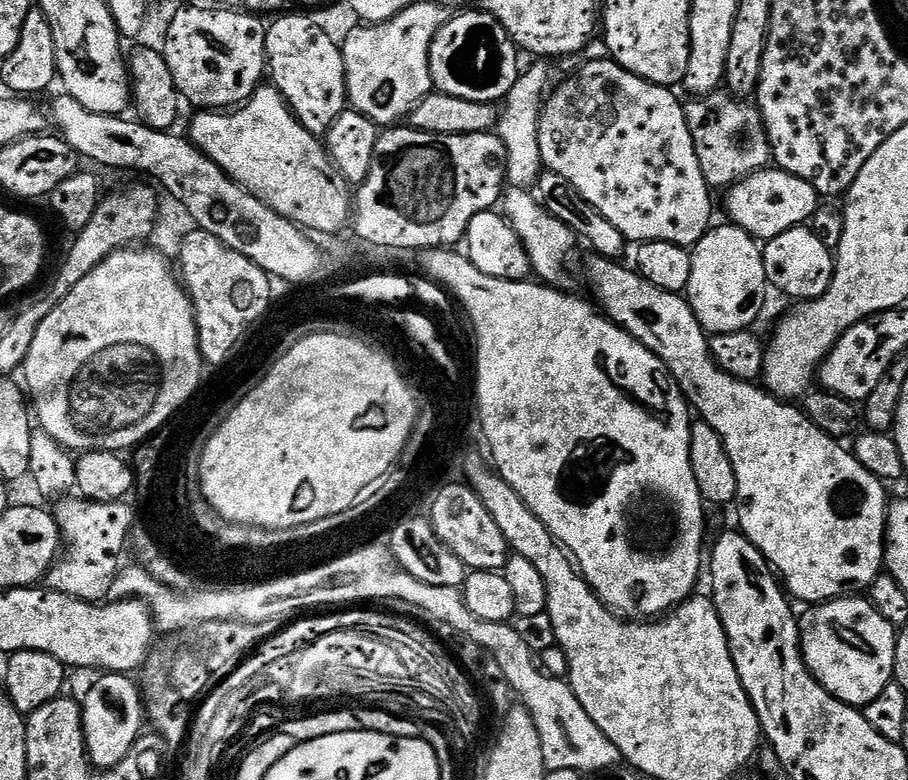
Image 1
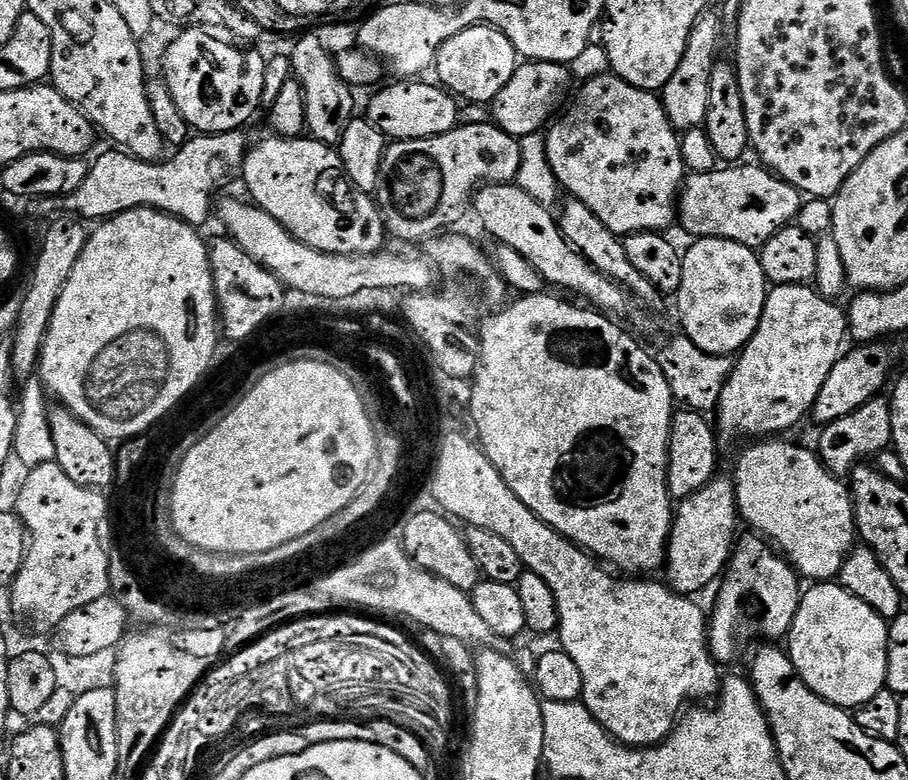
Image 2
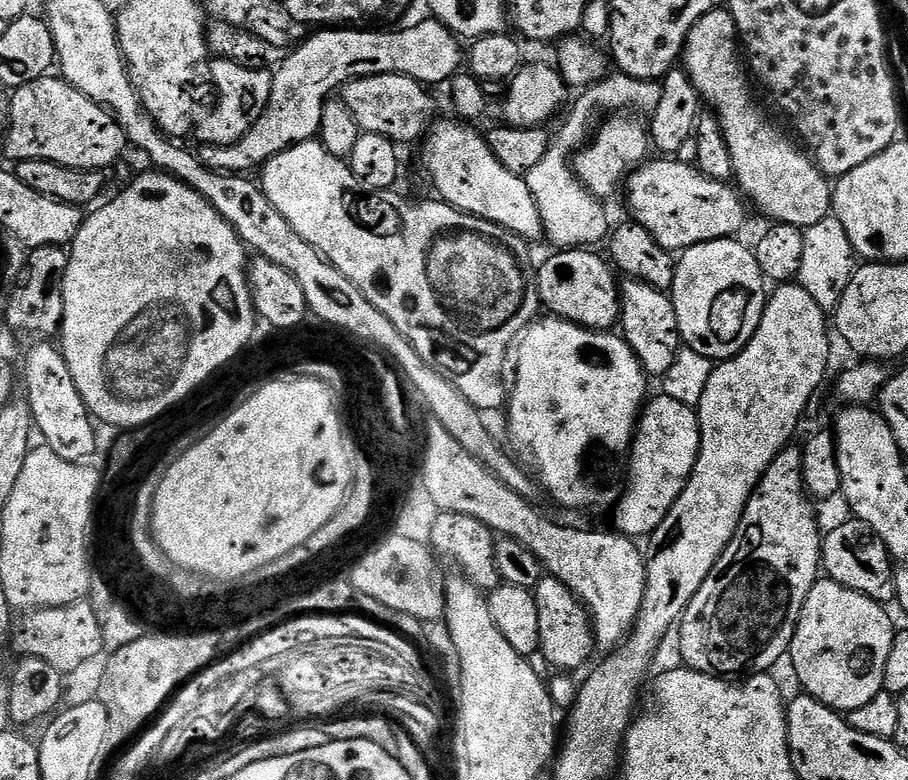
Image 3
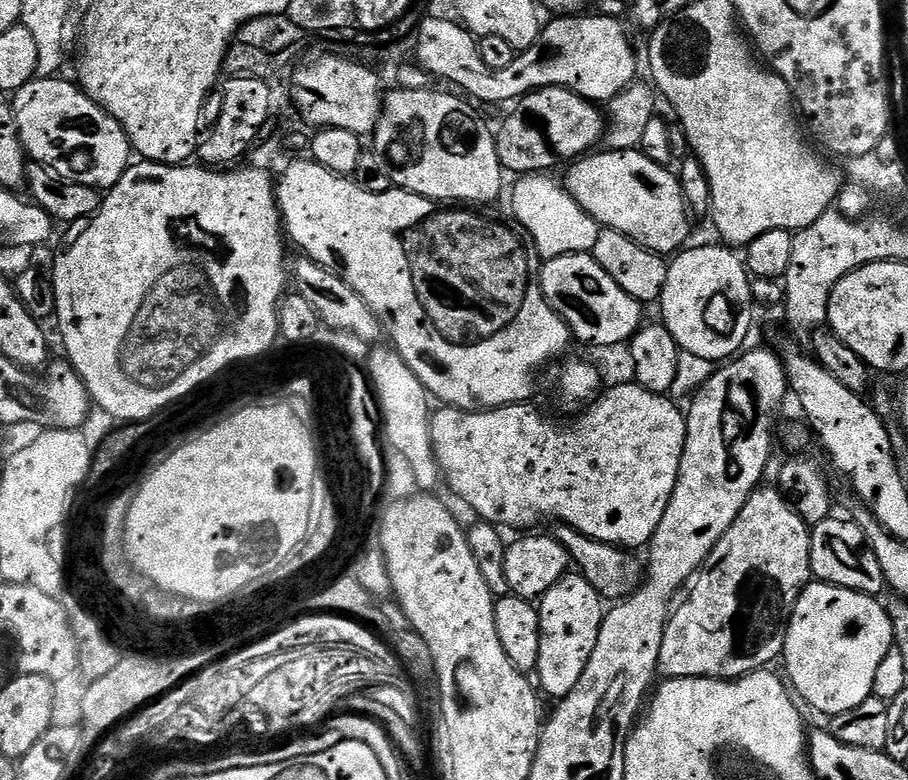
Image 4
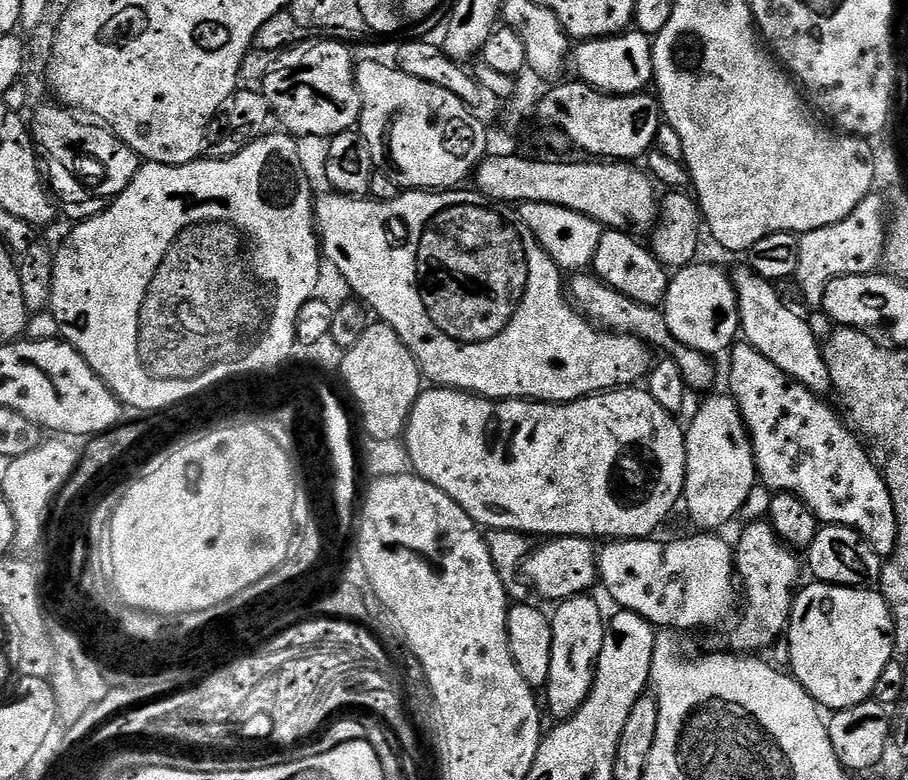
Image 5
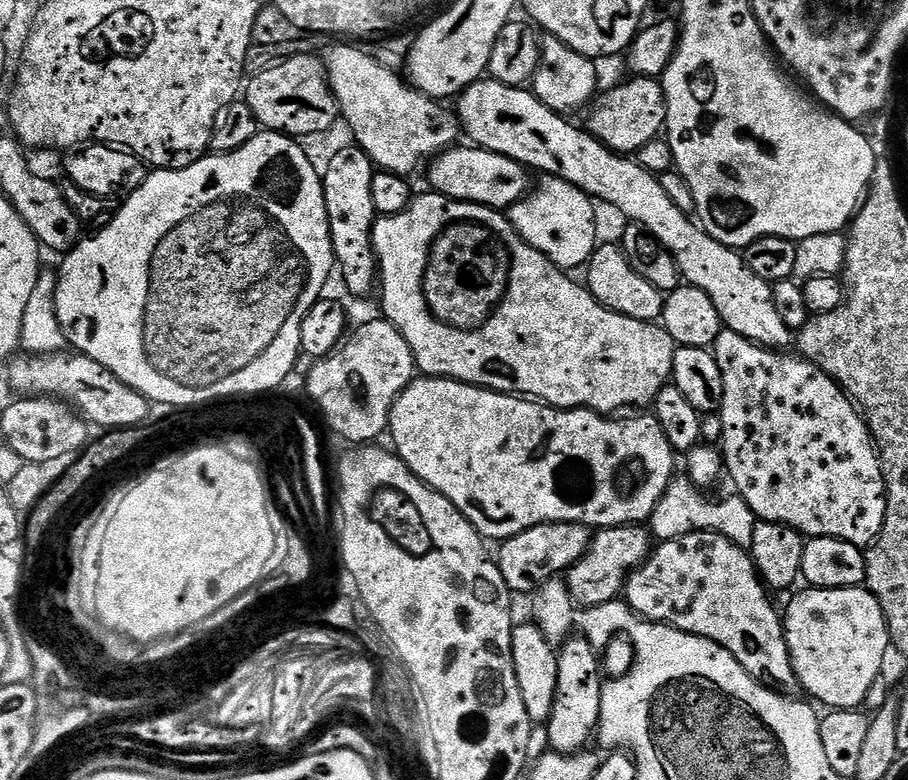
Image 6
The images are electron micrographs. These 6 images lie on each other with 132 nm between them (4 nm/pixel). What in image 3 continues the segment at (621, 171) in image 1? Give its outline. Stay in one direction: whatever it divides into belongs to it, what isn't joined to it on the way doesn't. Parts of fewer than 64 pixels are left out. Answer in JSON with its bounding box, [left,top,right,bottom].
[571,114,650,201]

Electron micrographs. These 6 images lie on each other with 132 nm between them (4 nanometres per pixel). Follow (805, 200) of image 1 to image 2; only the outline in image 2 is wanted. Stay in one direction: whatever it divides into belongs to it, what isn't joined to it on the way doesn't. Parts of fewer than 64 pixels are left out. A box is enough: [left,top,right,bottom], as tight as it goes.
[678,162,802,250]

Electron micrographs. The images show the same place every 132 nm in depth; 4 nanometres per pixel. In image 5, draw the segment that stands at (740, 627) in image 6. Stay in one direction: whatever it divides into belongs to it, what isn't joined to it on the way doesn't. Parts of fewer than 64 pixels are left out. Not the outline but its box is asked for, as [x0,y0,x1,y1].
[598,534,738,630]

